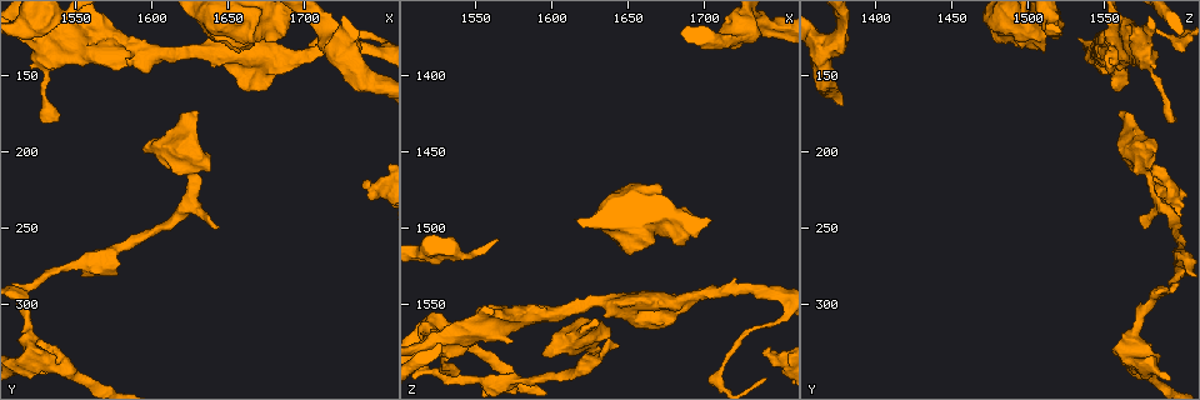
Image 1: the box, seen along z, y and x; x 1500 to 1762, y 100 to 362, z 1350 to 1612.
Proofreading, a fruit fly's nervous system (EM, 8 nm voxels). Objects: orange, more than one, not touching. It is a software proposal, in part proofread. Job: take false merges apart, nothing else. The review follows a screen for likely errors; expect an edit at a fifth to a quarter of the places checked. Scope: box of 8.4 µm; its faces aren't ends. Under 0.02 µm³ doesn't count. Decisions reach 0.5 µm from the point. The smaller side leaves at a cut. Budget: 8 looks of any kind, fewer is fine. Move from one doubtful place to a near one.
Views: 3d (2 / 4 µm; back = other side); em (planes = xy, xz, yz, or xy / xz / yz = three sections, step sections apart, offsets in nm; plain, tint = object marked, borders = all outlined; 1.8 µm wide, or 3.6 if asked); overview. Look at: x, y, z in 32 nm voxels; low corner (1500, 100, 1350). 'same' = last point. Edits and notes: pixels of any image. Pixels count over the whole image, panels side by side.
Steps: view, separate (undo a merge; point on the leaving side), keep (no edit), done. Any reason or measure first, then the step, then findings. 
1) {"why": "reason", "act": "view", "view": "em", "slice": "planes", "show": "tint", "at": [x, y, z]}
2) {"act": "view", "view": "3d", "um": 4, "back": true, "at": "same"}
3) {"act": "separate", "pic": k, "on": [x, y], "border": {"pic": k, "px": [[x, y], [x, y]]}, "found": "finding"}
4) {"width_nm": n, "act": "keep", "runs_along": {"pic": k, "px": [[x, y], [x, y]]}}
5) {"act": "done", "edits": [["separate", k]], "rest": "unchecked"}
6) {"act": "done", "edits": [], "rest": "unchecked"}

{"why": "three arms meet", "act": "view", "view": "3d", "um": 2, "at": [1524, 332, 1578]}

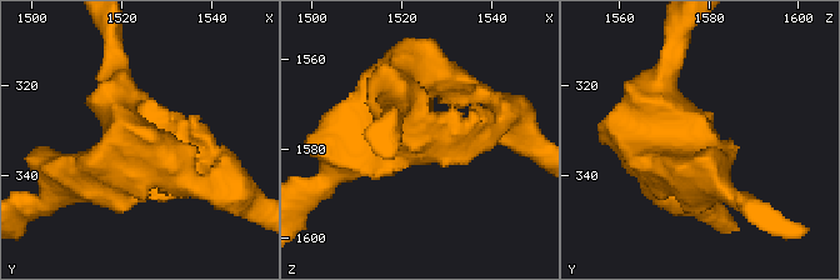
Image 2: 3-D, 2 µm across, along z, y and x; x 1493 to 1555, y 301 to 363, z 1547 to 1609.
{"arms": 3, "arm_widths_nm": [180, 240, 240], "why": "now the EM", "act": "view", "view": "em", "slice": "planes", "show": "tint", "at": [1524, 332, 1577]}

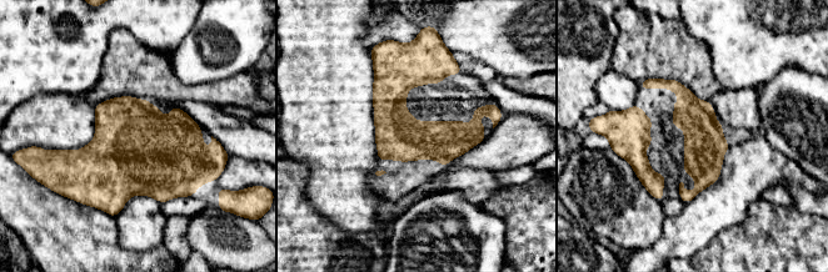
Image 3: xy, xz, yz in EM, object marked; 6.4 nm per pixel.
{"width_nm": 280, "act": "keep", "found": "continuous, no second neuron"}

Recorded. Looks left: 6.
{"why": "sudden change in width", "act": "view", "view": "em", "slice": "yz", "step": 4, "show": "plain", "at": [1532, 150, 1582]}

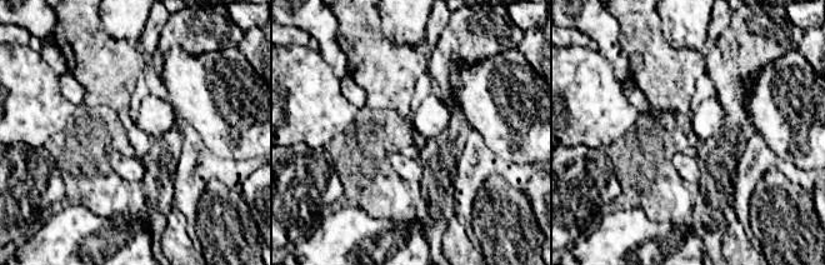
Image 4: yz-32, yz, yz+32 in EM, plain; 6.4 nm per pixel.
{"act": "view", "view": "em", "slice": "yz", "step": 4, "show": "borders", "at": "same"}

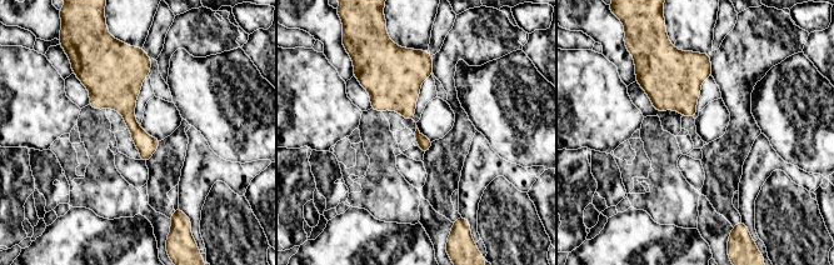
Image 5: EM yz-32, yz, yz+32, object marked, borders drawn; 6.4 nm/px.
{"width_nm": 70, "act": "keep", "found": "all the same neuron"}

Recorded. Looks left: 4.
{"why": "arms part here", "act": "view", "view": "3d", "um": 4, "at": [1682, 140, 1548]}

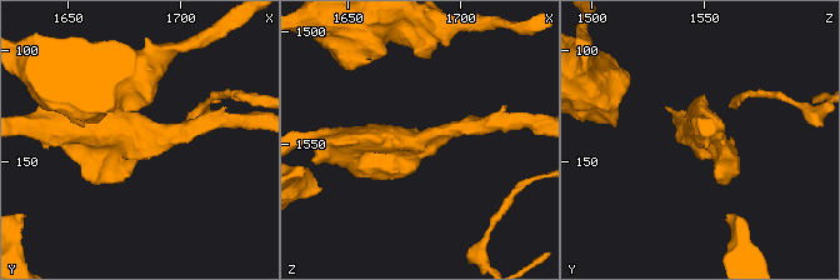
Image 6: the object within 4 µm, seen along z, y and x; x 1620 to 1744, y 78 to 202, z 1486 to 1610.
{"why": "now the EM", "act": "view", "view": "em", "slice": "planes", "show": "tint", "at": [1681, 141, 1548]}

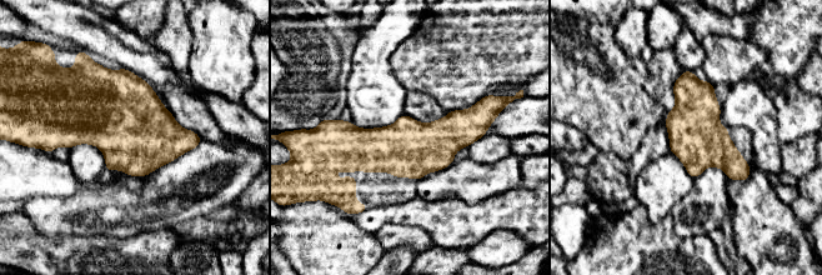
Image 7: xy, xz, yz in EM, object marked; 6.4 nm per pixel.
{"act": "keep", "runs_along": {"pic": 7, "px": [[484, 124], [439, 141], [335, 131]]}, "found": "one neuron here"}

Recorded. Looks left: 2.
{"act": "done", "edits": [], "rest": "unchecked"}

